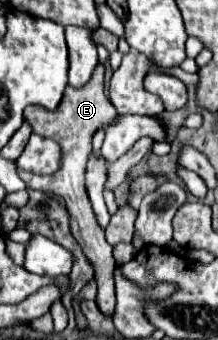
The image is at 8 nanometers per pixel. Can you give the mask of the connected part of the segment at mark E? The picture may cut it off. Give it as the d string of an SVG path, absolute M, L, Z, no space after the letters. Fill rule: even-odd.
M99 64L95 68L95 74L91 76L91 82L87 82L87 86L83 86L83 90L75 90L75 88L67 86L65 96L63 96L63 106L55 114L51 114L49 110L43 110L39 106L27 106L25 120L31 124L31 128L33 130L51 130L51 140L55 140L63 148L63 166L53 176L36 176L20 167L17 167L17 172L28 189L51 192L51 194L61 196L67 202L71 234L77 240L77 244L83 248L85 258L93 264L93 270L95 270L97 308L105 316L113 316L113 312L115 312L115 286L113 286L115 260L111 254L111 246L105 240L105 232L95 222L95 216L93 216L93 210L91 210L91 204L89 204L89 198L85 192L85 164L91 154L91 138L97 130L111 124L113 118L117 116L117 110L113 108L113 104L107 100L107 96L103 92L103 74L105 74L105 68L103 68L103 64Z

